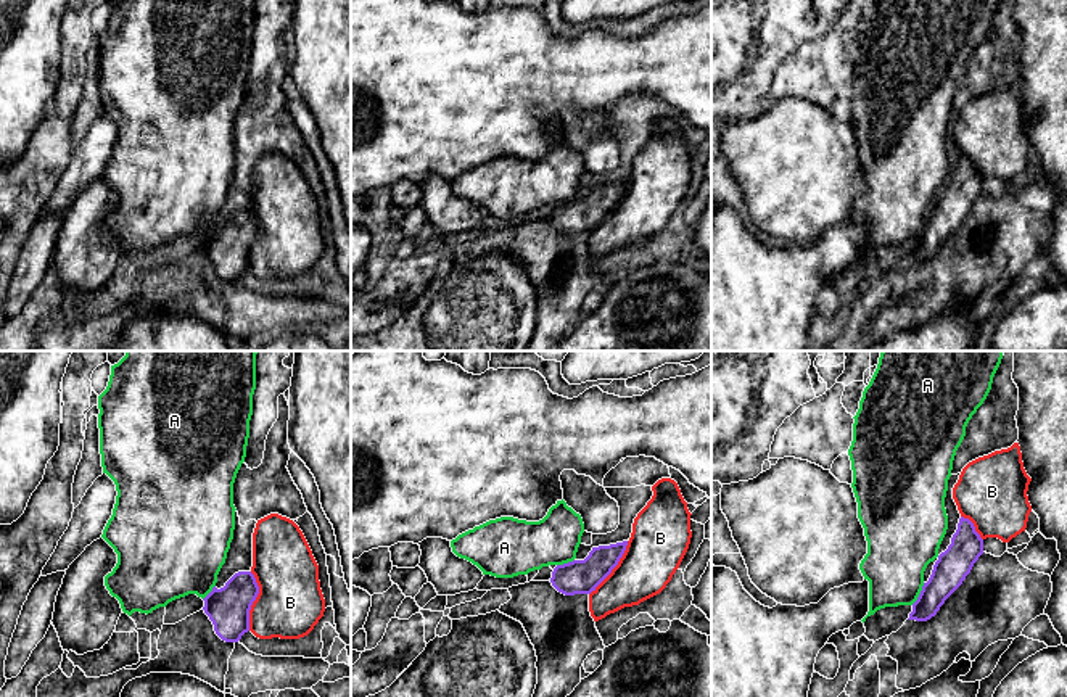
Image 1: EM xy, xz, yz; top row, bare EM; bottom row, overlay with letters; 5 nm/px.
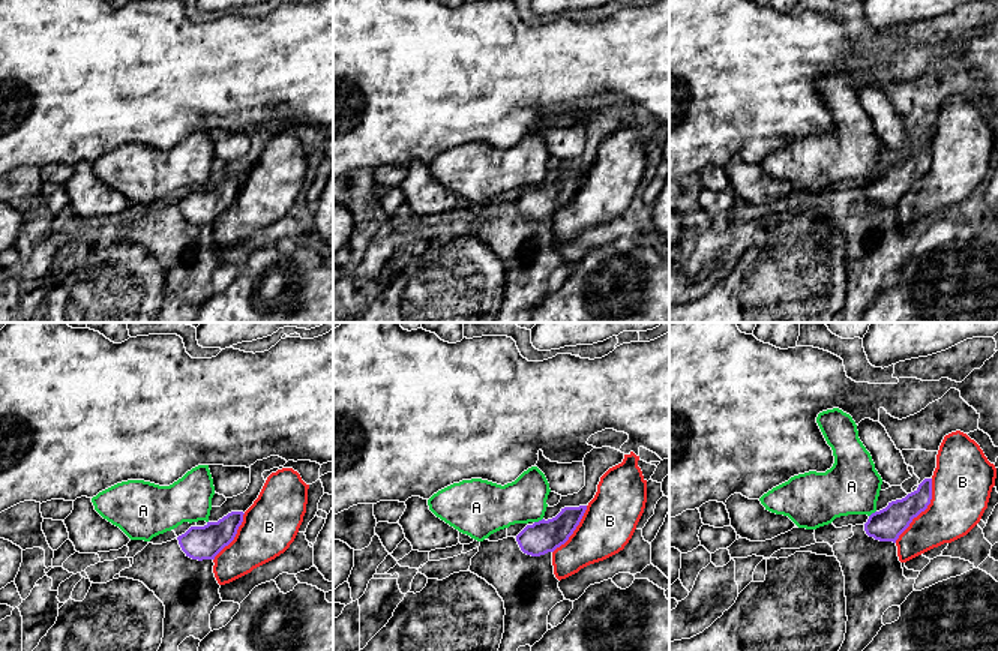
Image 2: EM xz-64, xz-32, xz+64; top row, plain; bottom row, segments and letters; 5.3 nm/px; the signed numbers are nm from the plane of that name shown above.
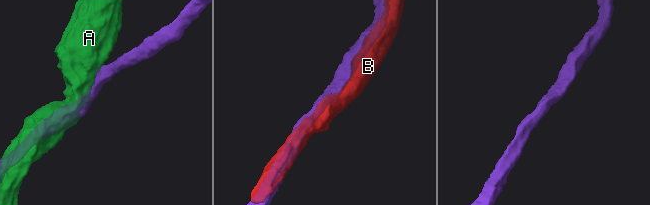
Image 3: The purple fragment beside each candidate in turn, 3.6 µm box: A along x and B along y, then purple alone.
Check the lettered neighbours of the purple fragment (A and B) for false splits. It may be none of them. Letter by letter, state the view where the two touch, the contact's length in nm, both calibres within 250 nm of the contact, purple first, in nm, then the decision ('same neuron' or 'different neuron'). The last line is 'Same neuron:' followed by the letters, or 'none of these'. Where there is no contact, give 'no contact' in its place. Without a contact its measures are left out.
A: yz | 130 nm | 170/320 nm | different neuron
B: xy | 300 nm | 220/340 nm | same neuron
Same neuron: B

